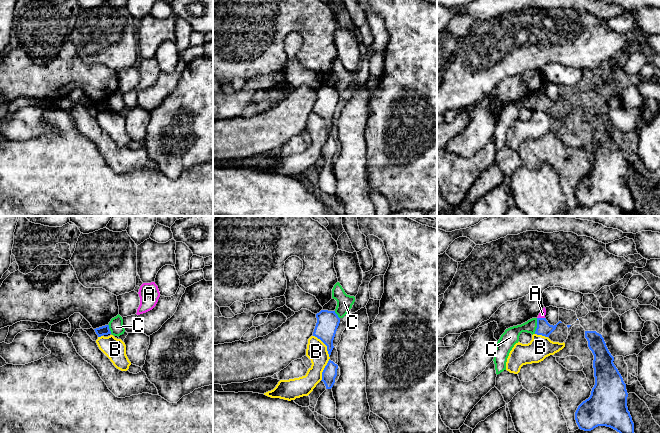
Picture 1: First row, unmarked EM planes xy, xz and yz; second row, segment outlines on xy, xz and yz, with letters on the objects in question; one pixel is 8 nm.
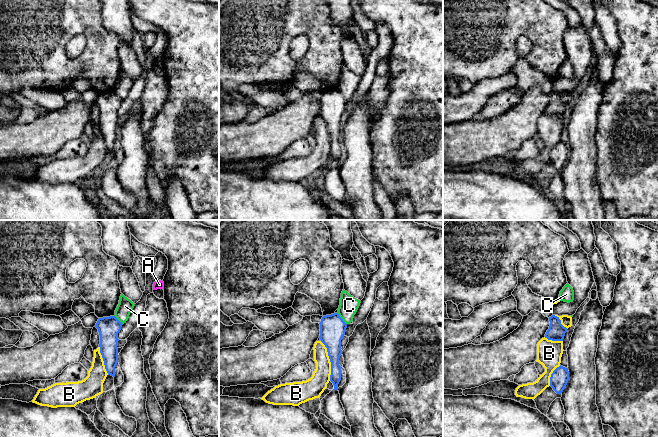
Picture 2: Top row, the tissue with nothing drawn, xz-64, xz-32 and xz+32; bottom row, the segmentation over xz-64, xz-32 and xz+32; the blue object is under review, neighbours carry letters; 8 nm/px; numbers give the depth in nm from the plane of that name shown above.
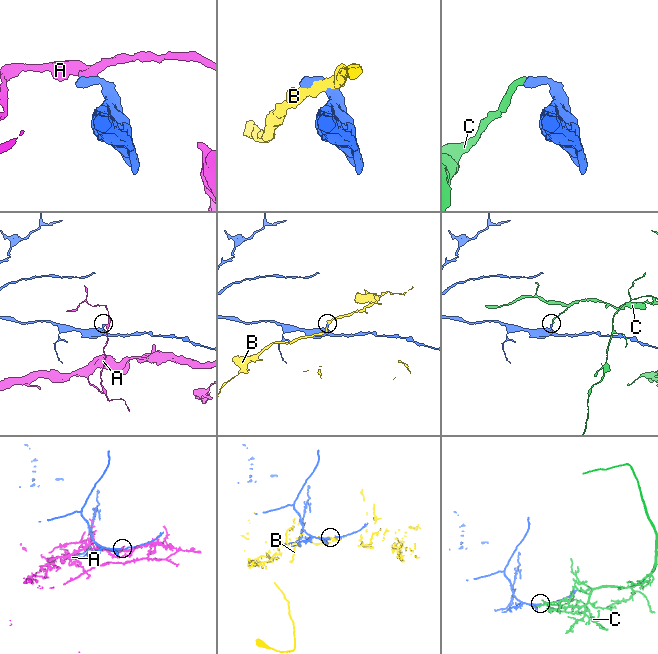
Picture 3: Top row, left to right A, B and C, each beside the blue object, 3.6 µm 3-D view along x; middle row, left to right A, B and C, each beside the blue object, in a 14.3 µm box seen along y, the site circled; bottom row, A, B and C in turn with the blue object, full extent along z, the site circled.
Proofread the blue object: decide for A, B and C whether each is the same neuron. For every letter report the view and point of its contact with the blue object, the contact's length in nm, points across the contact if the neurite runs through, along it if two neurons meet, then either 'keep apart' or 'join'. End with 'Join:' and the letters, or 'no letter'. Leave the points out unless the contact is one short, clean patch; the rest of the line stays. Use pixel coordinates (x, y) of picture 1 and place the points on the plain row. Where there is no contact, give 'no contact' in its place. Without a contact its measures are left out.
A: yz (541, 94) | 60 nm | along yz (537, 93), (544, 94) | keep apart
B: xz (329, 132) | 380 nm | keep apart
C: yz (537, 102) | 130 nm | along yz (537, 94), (537, 103), (534, 109) | keep apart
Join: no letter

